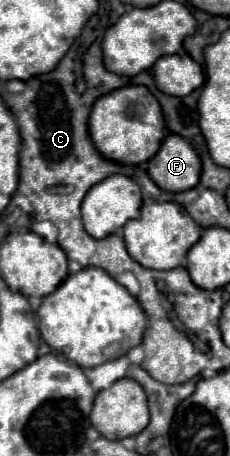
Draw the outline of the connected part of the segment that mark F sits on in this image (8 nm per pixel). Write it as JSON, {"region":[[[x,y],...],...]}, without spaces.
{"region":[[[167,135],[161,149],[149,161],[149,177],[159,189],[179,193],[193,189],[199,183],[201,159],[193,151],[191,143],[177,135]]]}

